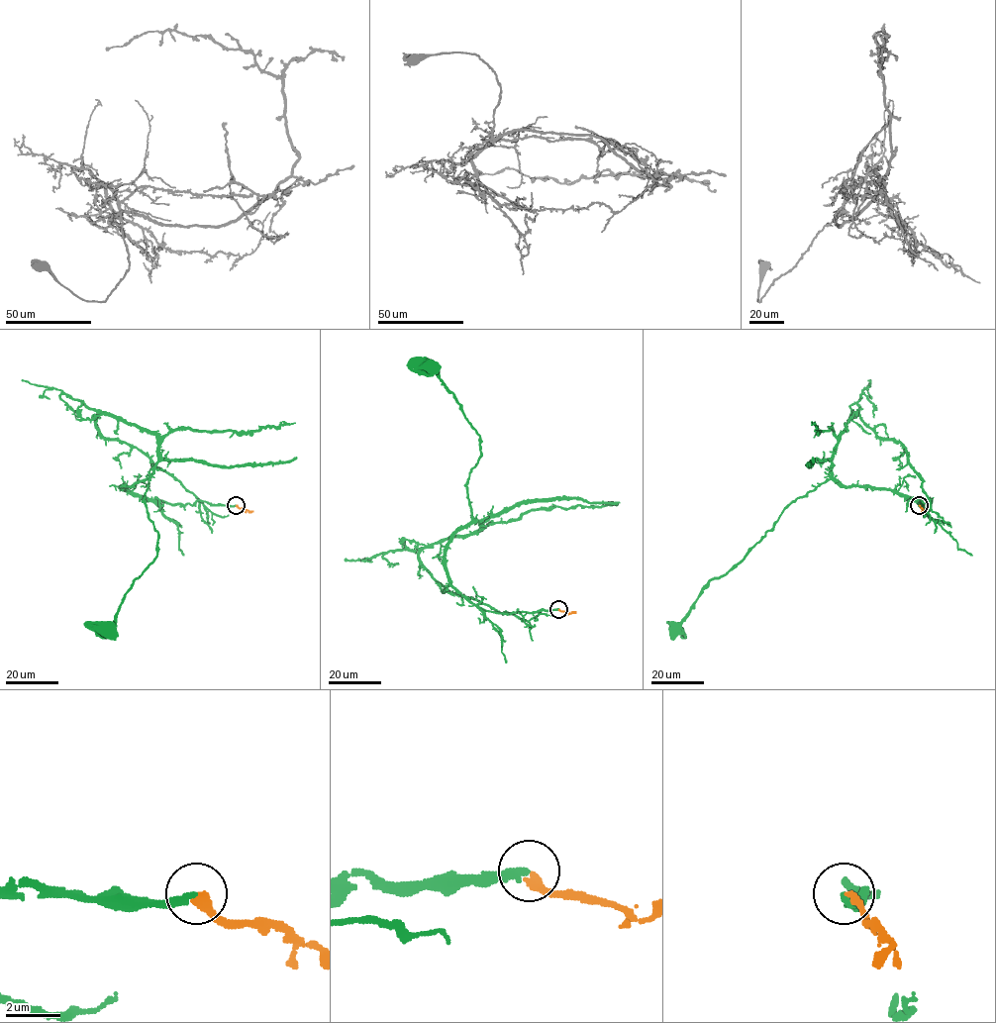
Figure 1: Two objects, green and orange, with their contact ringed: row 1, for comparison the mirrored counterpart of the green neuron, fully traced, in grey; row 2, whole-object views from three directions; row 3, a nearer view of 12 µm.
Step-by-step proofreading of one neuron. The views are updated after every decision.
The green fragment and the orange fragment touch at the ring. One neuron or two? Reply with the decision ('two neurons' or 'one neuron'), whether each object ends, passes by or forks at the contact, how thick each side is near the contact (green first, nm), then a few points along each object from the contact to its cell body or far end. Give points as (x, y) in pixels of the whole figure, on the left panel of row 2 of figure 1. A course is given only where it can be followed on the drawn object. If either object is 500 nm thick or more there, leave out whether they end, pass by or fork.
one neuron; green ends; orange ends; calibres 240 and 260 nm; course green (237, 505), (164, 503), (122, 486), (149, 479), (144, 504), (157, 532), (157, 556), (106, 628); course orange (237, 505), (252, 511)

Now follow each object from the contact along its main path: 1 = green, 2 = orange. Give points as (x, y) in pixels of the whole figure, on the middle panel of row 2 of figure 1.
1: (559, 609), (487, 611), (452, 585), (445, 547), (470, 521), (466, 480), (480, 457), (480, 436), (429, 363)
2: (559, 609), (569, 613), (575, 611)

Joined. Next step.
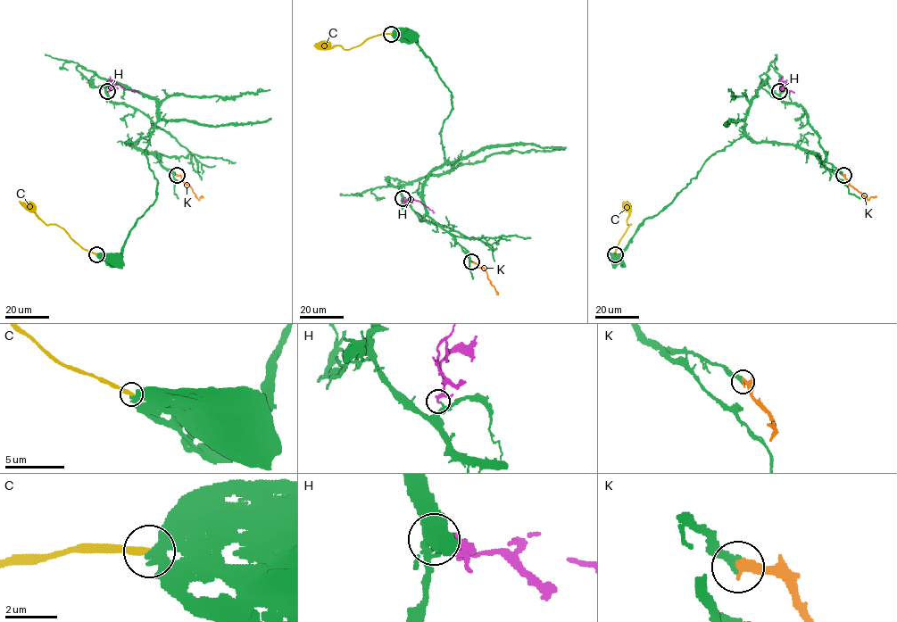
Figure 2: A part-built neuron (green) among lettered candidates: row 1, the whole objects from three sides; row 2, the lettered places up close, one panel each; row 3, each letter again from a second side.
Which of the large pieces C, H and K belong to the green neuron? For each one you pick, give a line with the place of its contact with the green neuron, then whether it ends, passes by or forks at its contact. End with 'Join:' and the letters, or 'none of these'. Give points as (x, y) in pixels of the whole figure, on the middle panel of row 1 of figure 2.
K: contact (471, 261); it ends
Join: K

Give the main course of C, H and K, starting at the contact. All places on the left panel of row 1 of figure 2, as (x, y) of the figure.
C: (96, 254), (82, 248), (55, 224), (46, 225), (19, 202)
H: (107, 92), (114, 86), (113, 80), (126, 89), (139, 93)
K: (176, 175), (190, 186), (199, 200), (202, 196)

